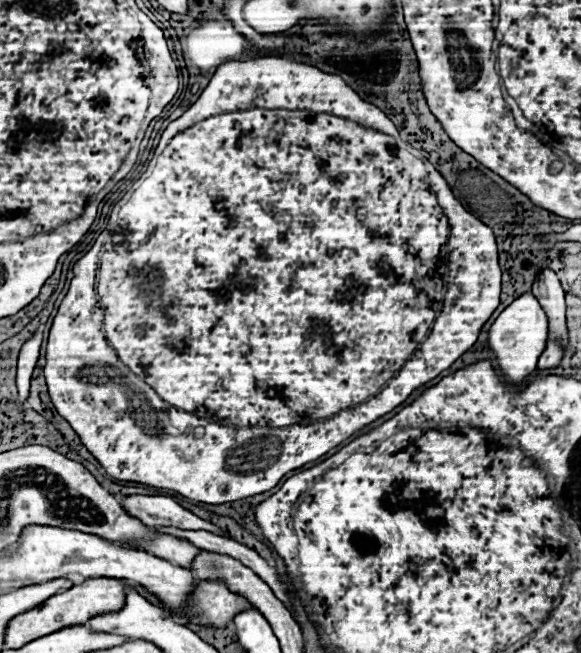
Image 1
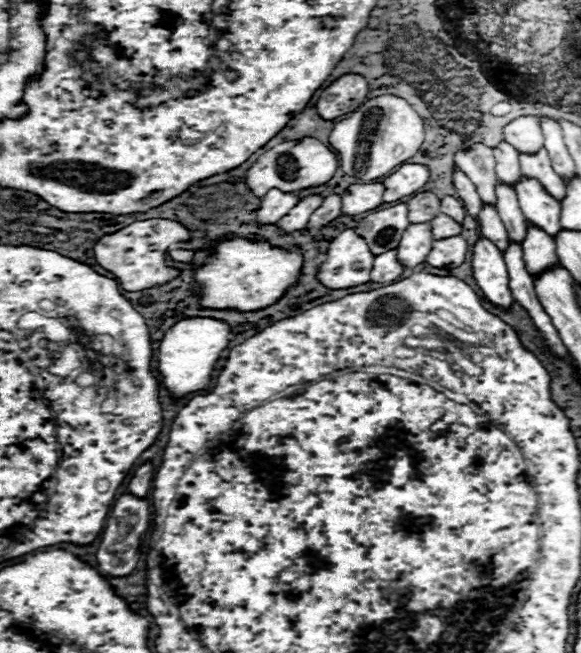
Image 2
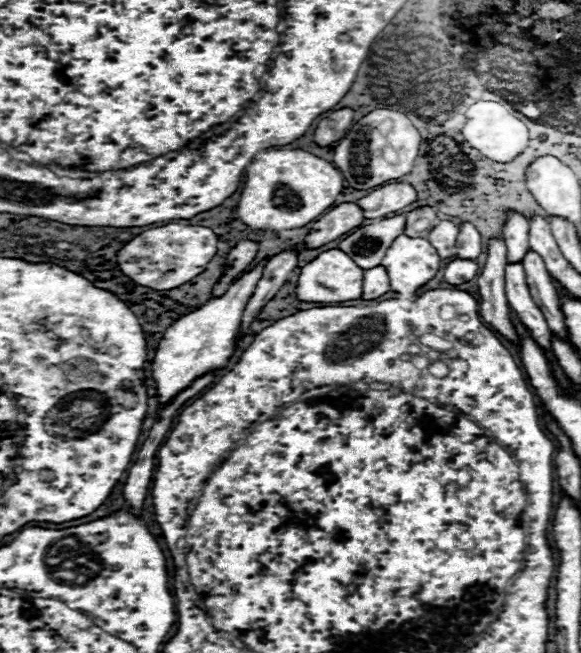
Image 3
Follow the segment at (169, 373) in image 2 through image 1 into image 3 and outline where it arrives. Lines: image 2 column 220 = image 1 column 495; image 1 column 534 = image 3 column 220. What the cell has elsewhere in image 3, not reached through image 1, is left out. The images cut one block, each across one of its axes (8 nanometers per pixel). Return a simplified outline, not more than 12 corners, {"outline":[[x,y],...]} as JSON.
{"outline":[[264,266],[166,330],[152,366],[160,408],[234,354]]}

